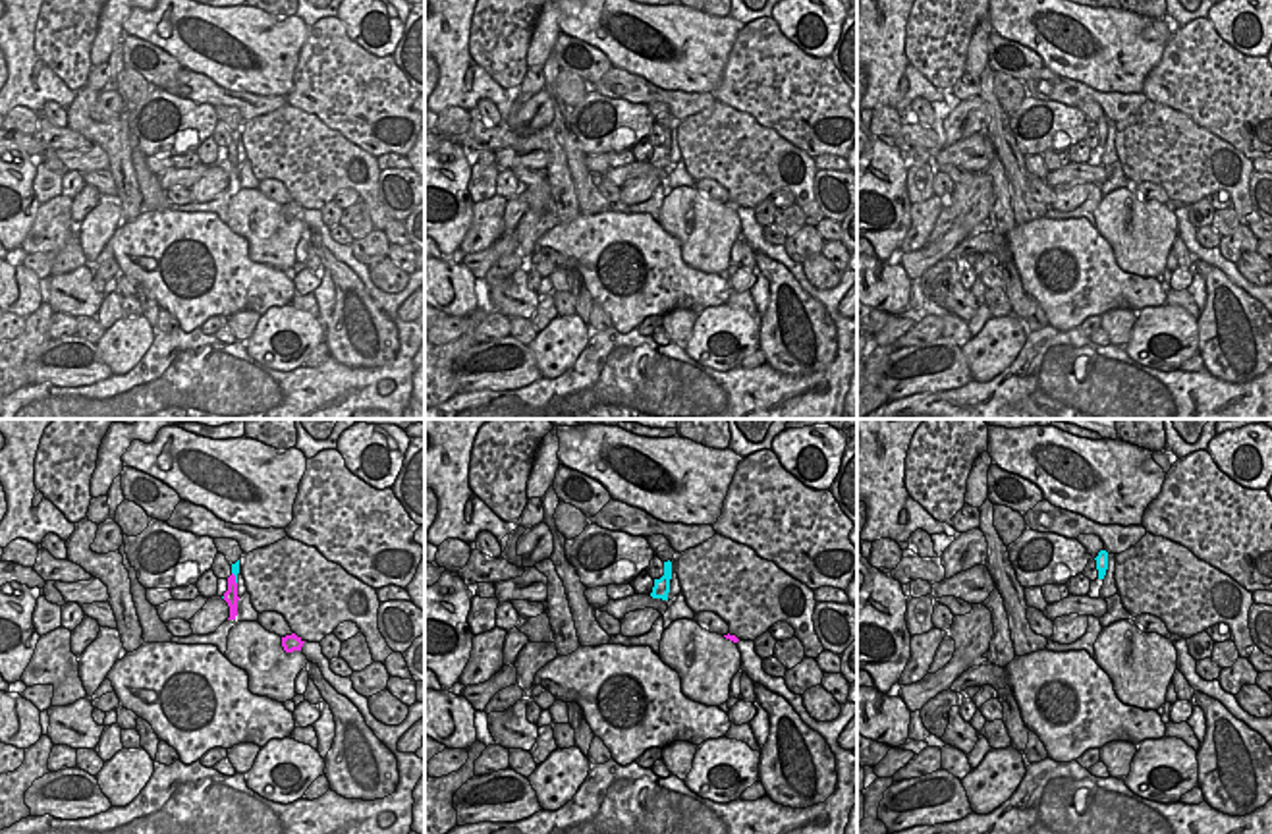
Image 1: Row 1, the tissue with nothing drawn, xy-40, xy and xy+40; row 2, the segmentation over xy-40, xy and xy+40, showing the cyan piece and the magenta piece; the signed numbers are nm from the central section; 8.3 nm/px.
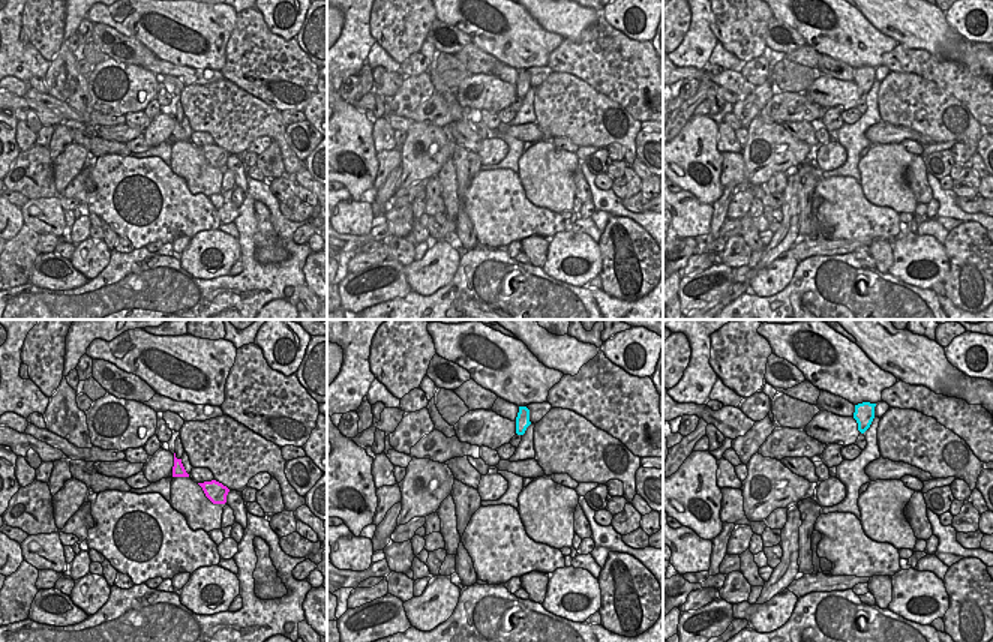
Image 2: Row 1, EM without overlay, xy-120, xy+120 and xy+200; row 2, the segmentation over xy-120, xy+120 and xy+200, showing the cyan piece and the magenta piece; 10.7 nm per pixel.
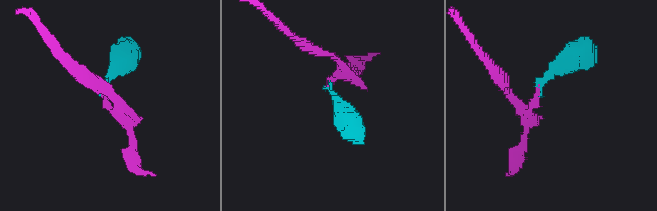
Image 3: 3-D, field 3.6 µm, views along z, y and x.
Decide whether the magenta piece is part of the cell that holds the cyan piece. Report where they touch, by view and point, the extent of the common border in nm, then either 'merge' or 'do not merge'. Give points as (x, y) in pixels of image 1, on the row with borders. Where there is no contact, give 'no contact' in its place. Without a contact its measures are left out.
contact xy-40 (236, 578); length 120 nm; merge

